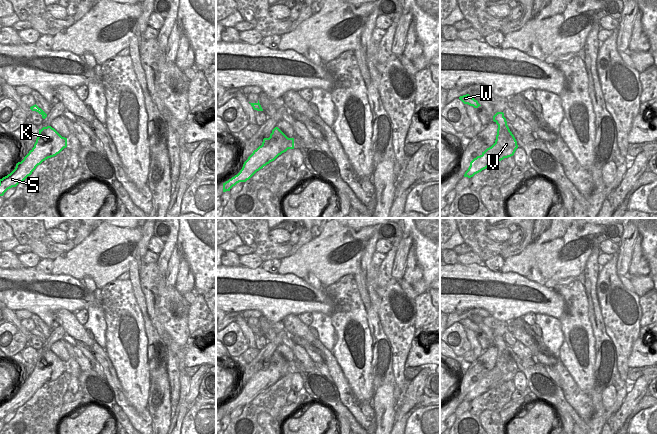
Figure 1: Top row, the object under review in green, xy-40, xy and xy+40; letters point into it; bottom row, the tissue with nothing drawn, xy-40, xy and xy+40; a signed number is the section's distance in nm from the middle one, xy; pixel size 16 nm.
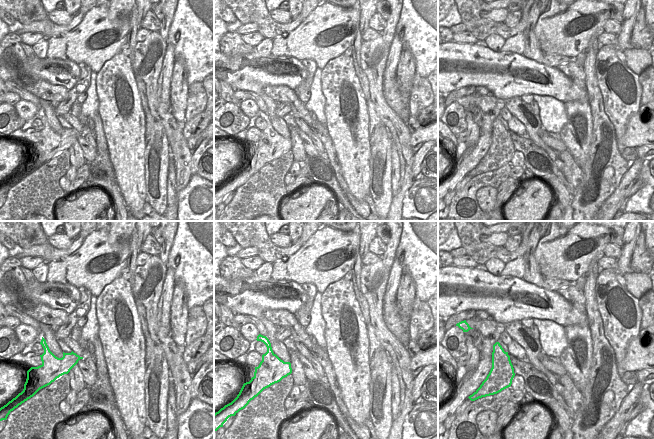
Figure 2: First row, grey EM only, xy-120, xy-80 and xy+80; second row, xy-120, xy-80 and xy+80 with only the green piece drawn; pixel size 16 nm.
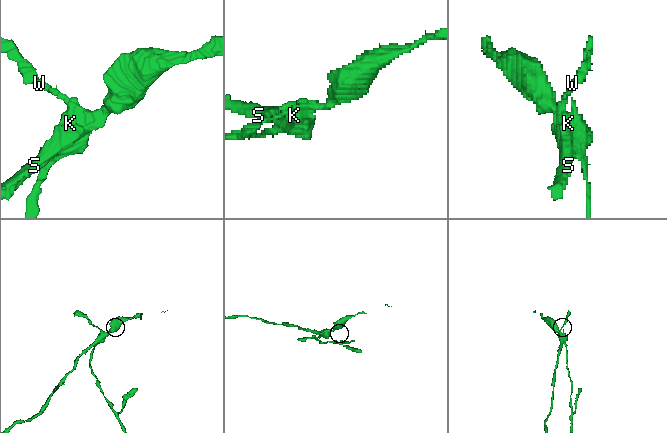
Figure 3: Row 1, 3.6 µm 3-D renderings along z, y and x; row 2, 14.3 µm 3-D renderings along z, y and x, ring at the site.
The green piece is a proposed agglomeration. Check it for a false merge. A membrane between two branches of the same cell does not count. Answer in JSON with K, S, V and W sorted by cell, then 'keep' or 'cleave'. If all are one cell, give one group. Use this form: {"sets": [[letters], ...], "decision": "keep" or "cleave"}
{"sets": [["K", "S", "W"], ["V"]], "decision": "cleave"}

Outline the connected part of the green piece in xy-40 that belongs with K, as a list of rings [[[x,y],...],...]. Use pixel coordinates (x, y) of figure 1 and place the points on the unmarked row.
[[[51,350],[39,353],[39,358],[34,371],[16,388],[15,393],[7,400],[0,403],[0,420],[19,407],[23,406],[43,385],[59,378],[67,371],[67,362],[62,361]]]

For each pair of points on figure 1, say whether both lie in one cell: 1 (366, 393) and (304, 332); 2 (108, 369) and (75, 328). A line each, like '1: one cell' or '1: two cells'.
1: two cells
2: one cell

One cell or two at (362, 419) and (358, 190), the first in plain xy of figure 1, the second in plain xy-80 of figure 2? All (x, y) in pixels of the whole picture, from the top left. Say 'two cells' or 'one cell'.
two cells

